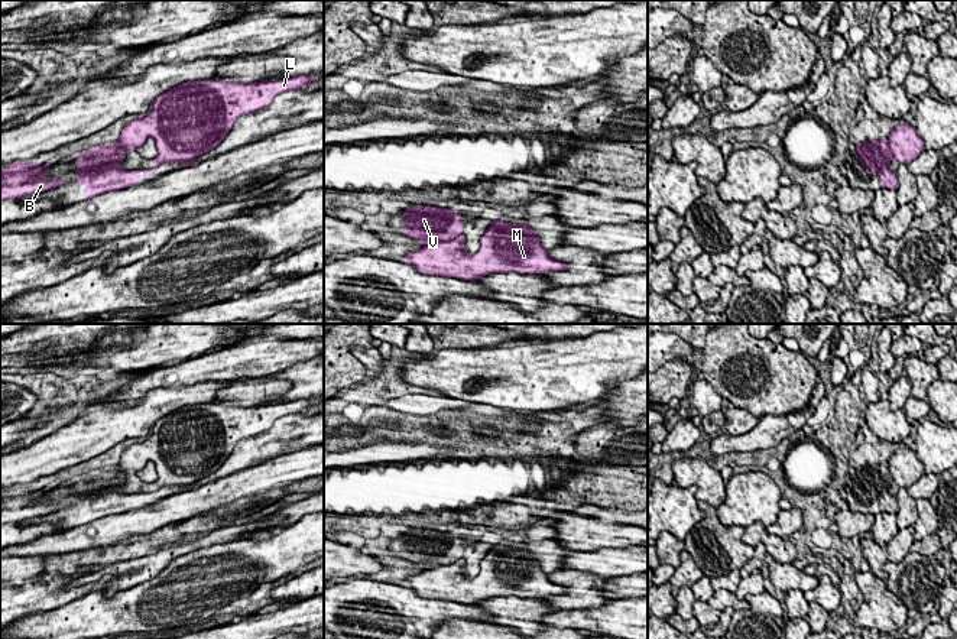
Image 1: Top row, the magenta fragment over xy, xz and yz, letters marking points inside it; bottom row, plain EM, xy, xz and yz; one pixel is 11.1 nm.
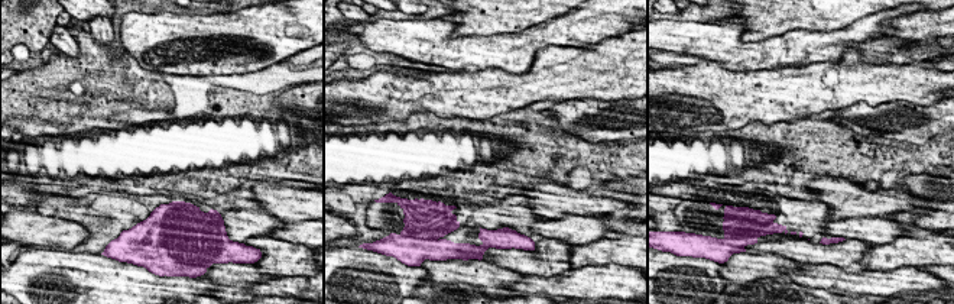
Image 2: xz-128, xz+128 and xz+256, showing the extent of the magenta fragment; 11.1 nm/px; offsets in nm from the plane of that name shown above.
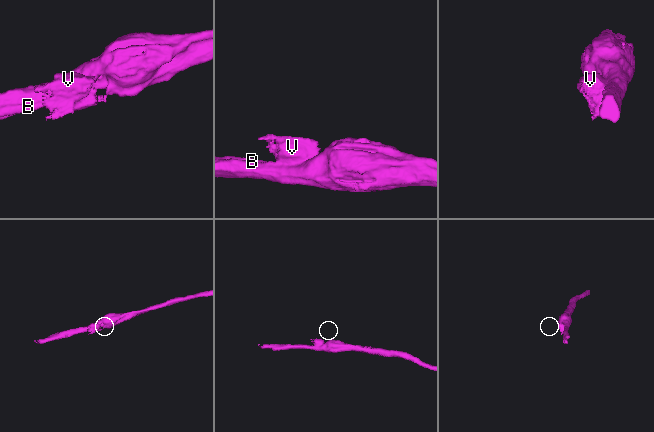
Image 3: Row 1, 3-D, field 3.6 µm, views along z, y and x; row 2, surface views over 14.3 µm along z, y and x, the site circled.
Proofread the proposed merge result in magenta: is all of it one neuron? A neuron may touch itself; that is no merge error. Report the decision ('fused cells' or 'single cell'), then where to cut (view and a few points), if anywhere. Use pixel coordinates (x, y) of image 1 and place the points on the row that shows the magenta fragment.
fused cells; cut xz (460, 233), (453, 239), (424, 246)

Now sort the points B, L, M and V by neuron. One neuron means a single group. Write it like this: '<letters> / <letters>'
B L M / V

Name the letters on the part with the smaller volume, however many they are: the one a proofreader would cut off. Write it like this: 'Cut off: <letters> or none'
Cut off: V

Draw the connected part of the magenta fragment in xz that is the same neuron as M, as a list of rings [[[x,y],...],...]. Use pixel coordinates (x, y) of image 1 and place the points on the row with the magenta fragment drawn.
[[[493,220],[480,239],[480,249],[470,256],[463,246],[465,236],[428,244],[408,253],[406,262],[424,275],[476,282],[492,273],[546,273],[571,267],[558,262],[542,247],[536,233],[526,224]]]

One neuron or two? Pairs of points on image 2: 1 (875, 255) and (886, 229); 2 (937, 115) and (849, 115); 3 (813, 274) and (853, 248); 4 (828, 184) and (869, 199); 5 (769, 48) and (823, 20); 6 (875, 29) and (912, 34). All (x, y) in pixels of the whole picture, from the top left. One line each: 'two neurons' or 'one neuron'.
1: two neurons
2: one neuron
3: two neurons
4: one neuron
5: two neurons
6: two neurons

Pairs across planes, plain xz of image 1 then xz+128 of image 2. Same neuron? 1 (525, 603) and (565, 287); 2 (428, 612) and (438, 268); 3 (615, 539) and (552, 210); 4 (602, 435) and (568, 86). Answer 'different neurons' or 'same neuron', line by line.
1: different neurons
2: different neurons
3: same neuron
4: different neurons

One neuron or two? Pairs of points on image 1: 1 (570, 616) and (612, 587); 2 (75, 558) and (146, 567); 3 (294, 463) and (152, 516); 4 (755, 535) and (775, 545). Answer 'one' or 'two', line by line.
1: two
2: two
3: one
4: one

